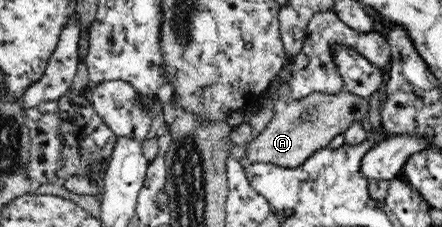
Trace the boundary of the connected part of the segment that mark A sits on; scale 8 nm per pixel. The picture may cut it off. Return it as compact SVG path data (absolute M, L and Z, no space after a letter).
M345 89L333 94L313 92L307 95L307 97L298 100L291 98L291 102L285 105L283 111L274 113L274 116L263 128L262 133L259 133L255 139L248 141L244 159L248 163L267 162L286 166L289 169L299 167L313 153L328 147L329 143L339 136L339 133L345 133L351 124L361 123L363 117L368 117L367 113L369 113L368 99L357 97L354 93L349 93Z

